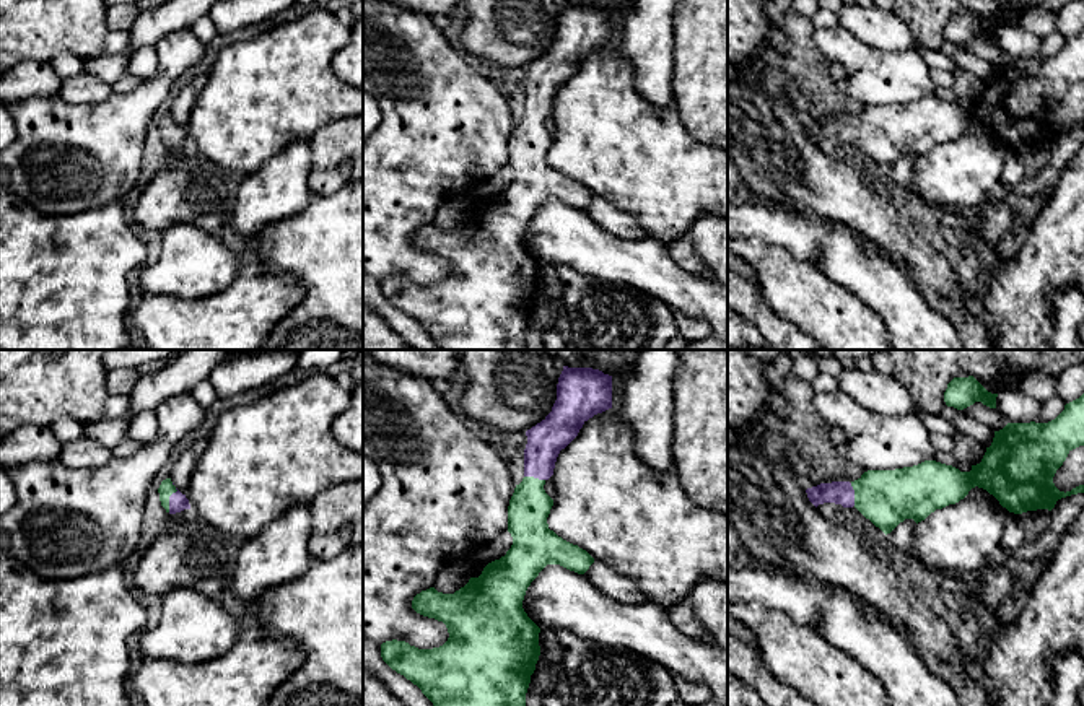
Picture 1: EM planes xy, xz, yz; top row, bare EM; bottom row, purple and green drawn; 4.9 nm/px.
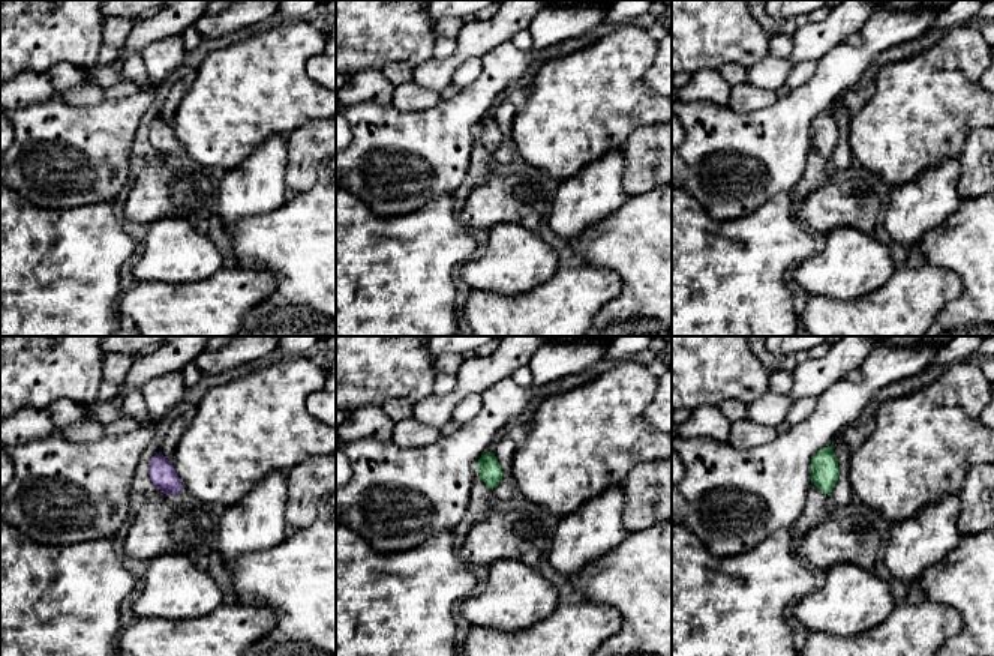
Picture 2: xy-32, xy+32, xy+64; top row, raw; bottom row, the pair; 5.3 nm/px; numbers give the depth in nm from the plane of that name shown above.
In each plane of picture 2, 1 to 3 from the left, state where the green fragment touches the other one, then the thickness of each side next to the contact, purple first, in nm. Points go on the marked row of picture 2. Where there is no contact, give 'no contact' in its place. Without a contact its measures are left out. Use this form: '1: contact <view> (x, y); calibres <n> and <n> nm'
1: no contact
2: no contact
3: no contact

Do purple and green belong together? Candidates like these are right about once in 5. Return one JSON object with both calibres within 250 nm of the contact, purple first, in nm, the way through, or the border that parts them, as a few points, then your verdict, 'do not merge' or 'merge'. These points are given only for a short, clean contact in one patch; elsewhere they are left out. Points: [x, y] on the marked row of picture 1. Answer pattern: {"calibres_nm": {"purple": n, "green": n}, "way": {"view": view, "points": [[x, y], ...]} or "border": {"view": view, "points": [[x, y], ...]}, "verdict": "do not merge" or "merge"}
{"calibres_nm": {"purple": 90, "green": 80}, "way": {"view": "xy", "points": [[178, 501], [170, 500], [166, 488]]}, "verdict": "merge"}

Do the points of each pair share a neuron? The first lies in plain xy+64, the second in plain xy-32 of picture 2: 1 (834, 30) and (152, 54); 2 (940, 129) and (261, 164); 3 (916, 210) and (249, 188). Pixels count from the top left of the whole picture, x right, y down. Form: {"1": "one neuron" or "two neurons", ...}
{"1": "two neurons", "2": "two neurons", "3": "one neuron"}

